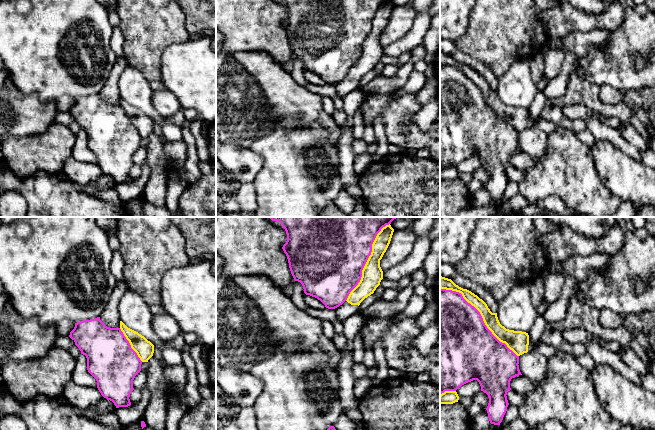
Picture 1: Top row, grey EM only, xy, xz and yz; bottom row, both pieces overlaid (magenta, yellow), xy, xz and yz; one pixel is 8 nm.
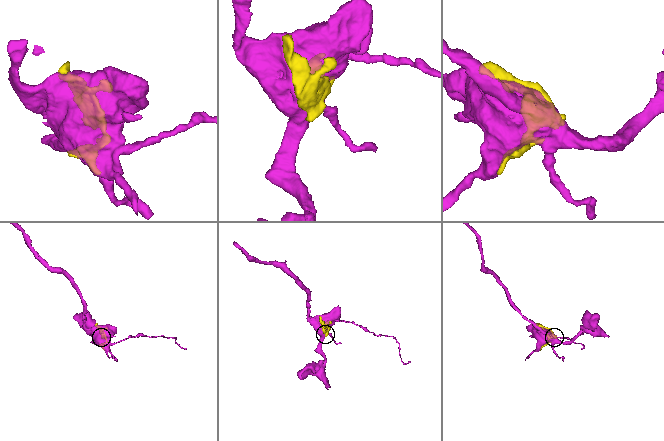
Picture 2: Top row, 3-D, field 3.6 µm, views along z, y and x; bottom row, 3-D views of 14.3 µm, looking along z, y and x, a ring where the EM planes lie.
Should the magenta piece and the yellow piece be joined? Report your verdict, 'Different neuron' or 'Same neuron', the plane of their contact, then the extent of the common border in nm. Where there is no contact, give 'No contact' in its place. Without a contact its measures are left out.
Different neuron. Touches magenta in yz. Shared border 850 nm

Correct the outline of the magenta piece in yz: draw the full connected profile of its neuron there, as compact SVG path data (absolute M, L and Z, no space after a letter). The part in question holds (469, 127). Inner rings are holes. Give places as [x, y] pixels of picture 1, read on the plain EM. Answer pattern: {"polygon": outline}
{"polygon": "M440 64L440 171L445 167L456 167L462 161L477 156L481 167L489 173L486 186L490 199L500 201L509 181L506 171L511 166L510 157L522 151L518 140L519 132L492 110L480 88L461 69Z"}

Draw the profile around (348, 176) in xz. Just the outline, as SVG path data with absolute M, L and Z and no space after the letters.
M342 130L338 144L339 151L339 175L344 185L359 183L359 176L354 171L355 154L352 150L354 141L353 131Z

